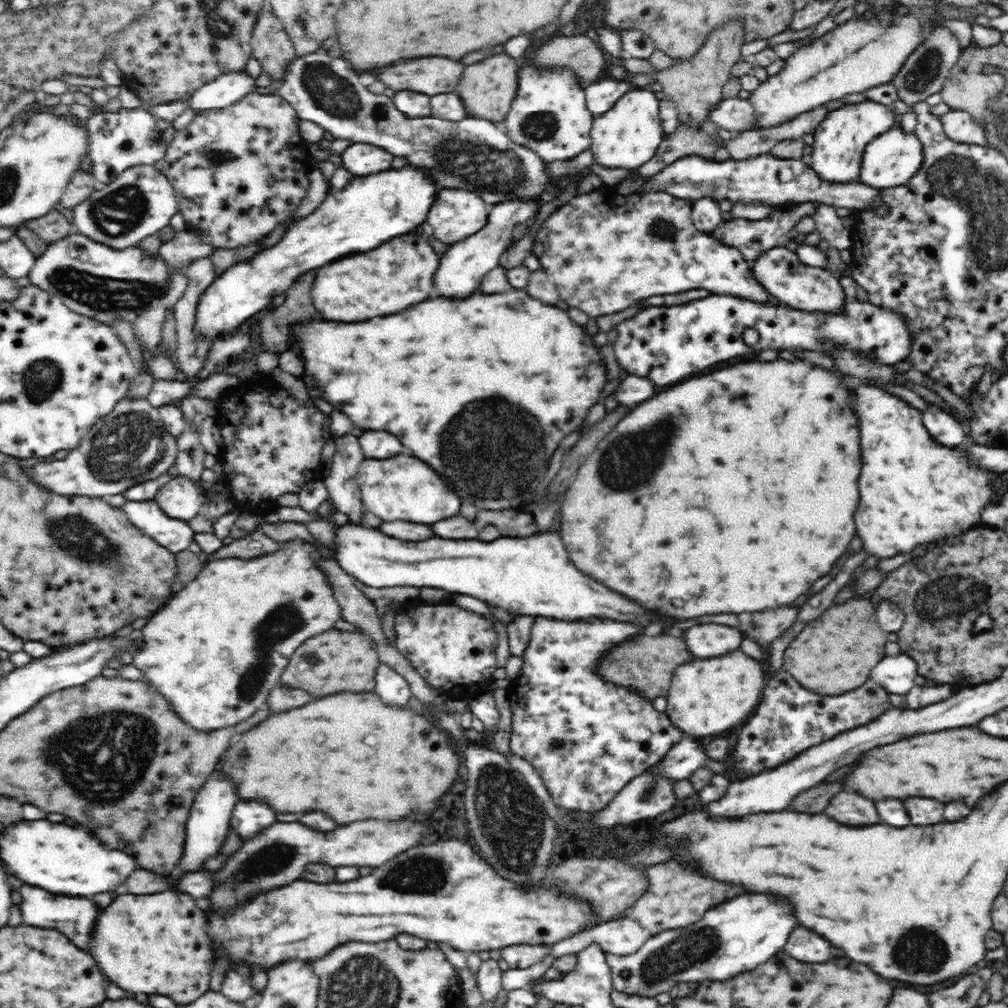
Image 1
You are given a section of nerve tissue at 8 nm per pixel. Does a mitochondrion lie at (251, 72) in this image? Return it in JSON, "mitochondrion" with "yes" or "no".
{"mitochondrion":"no"}

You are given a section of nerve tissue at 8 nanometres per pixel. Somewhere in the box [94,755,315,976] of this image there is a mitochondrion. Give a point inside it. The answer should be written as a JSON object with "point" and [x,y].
{"point":[280,856]}

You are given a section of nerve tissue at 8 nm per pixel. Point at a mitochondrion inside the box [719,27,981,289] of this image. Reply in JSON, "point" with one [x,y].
{"point":[922,75]}

